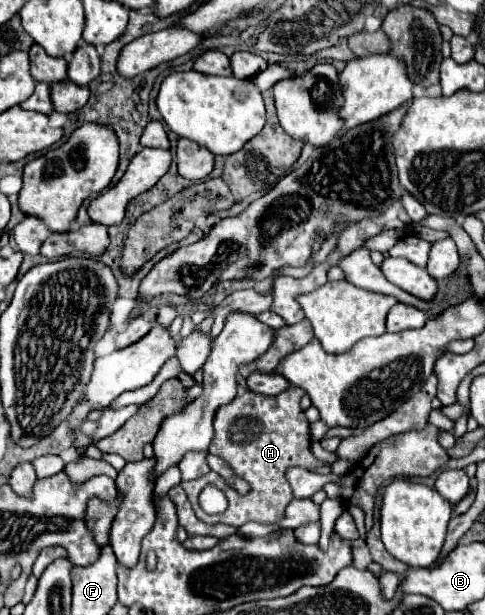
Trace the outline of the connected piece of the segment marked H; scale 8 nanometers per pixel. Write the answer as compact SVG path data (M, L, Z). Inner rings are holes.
M290 387L276 397L260 397L260 393L242 393L234 397L228 405L222 405L214 415L214 439L210 443L210 453L224 459L236 477L244 479L250 485L246 495L240 495L234 487L230 487L222 475L208 473L200 479L182 481L182 489L186 491L192 509L198 519L204 523L226 523L234 527L242 527L248 521L256 521L262 525L274 525L282 521L288 503L292 501L292 489L284 477L288 467L306 467L314 469L324 465L310 451L310 429L300 407L300 397L304 389ZM206 485L216 485L228 497L228 509L222 515L206 515L198 505L198 495Z

